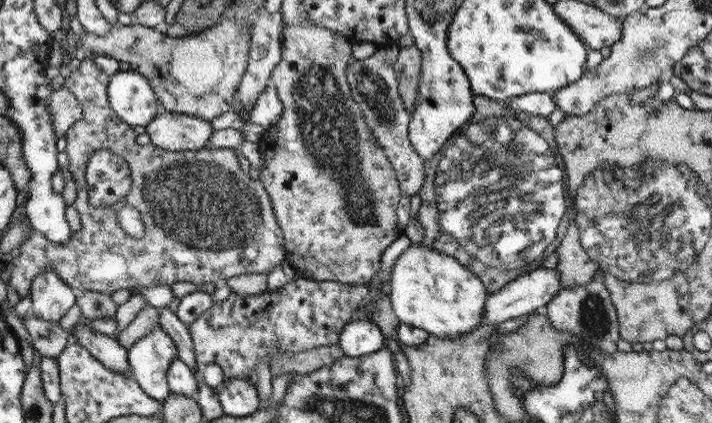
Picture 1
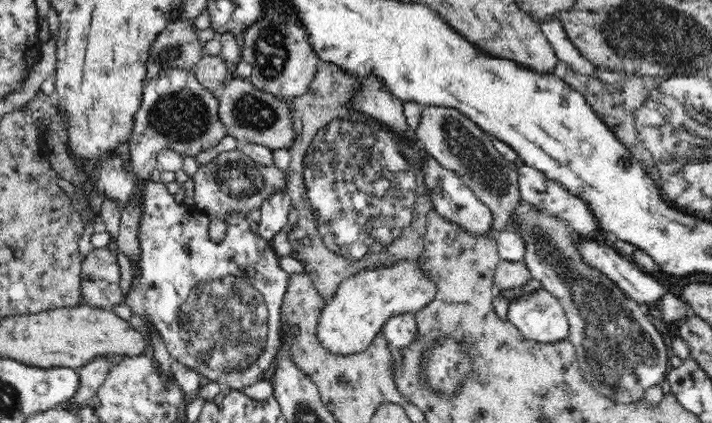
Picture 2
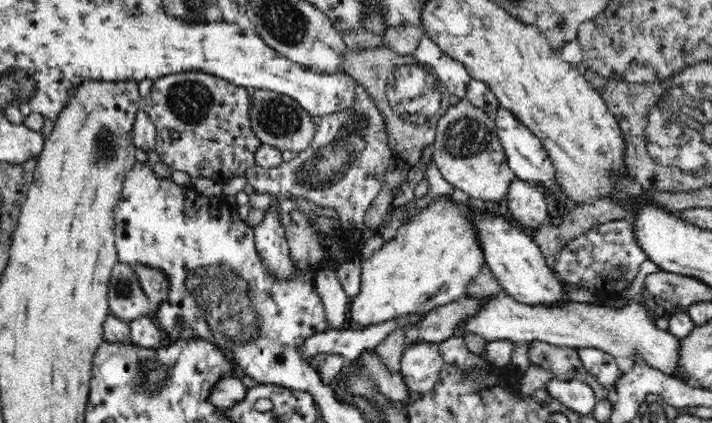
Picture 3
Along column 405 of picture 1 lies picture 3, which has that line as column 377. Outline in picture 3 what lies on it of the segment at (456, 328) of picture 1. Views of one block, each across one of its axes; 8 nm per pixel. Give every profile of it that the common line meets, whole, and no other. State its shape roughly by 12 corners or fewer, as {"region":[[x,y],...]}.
{"region":[[432,200],[361,261],[363,328],[466,296],[472,206]]}

